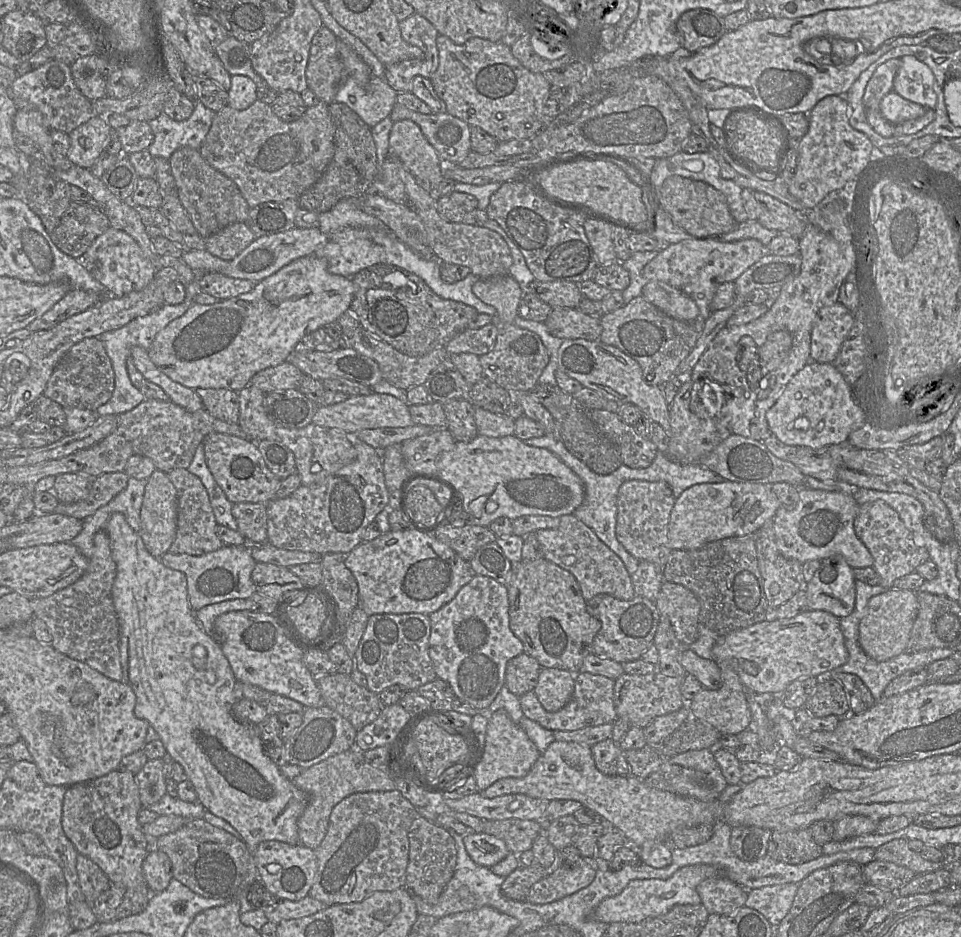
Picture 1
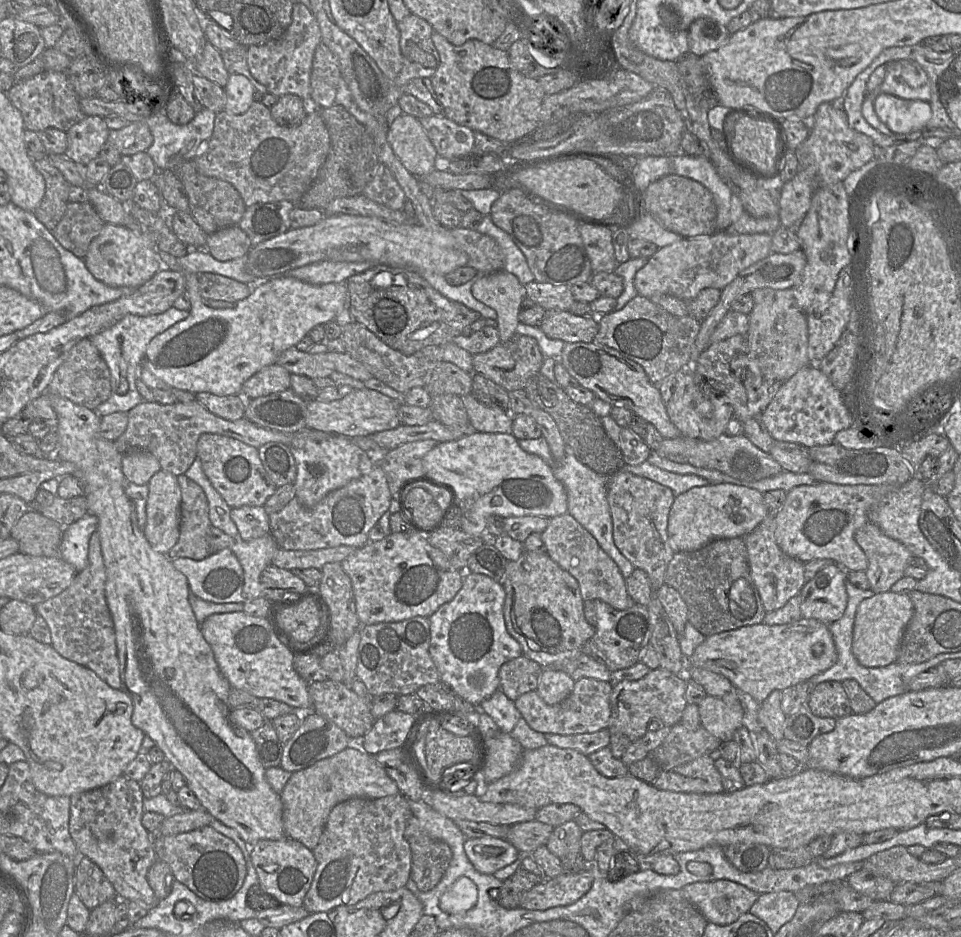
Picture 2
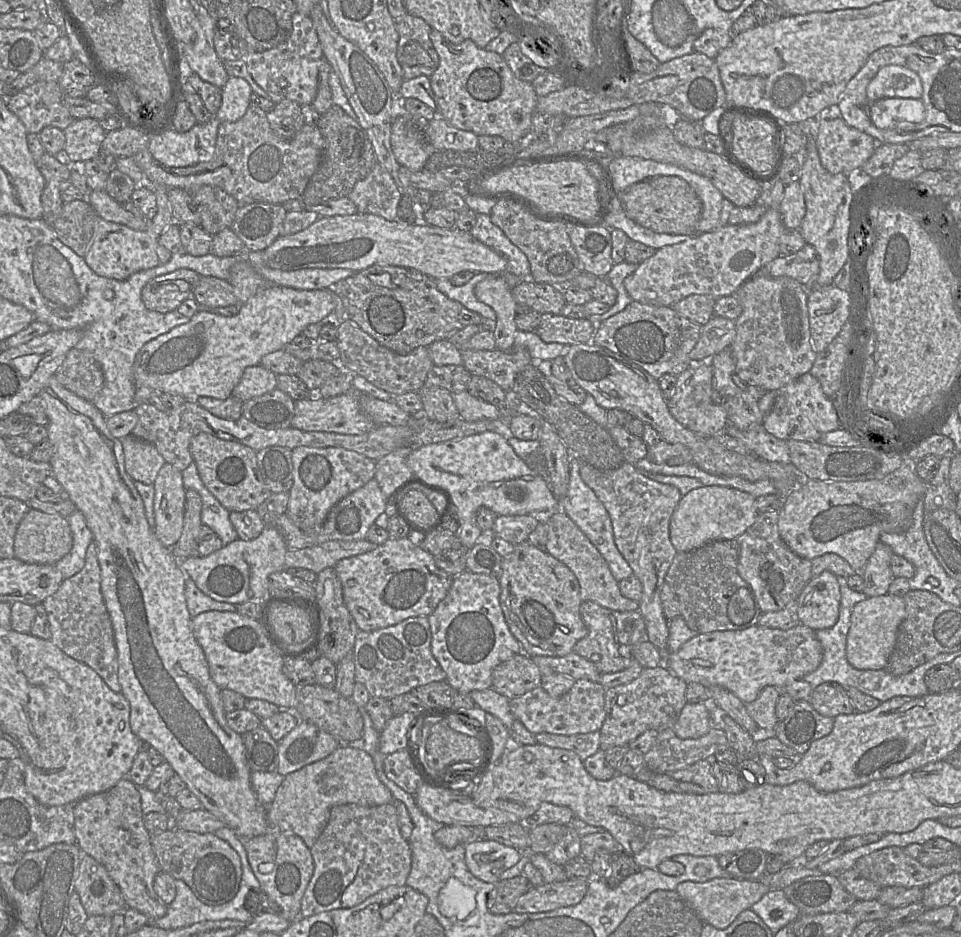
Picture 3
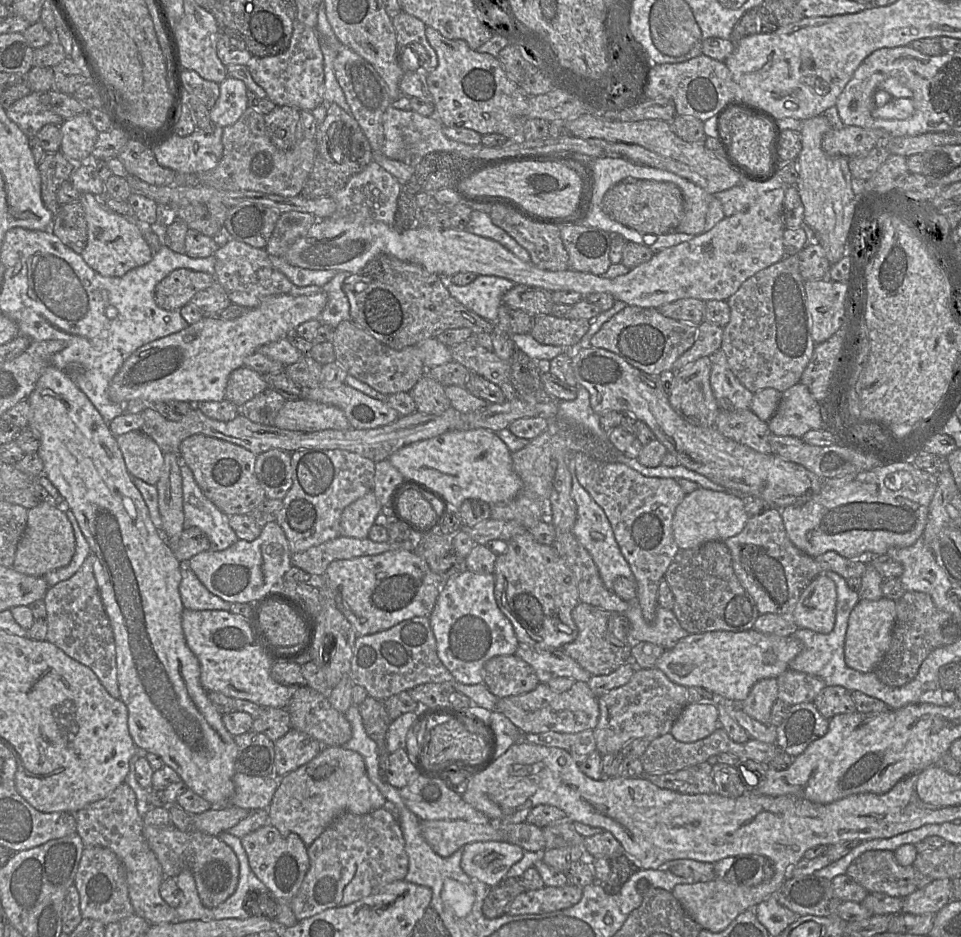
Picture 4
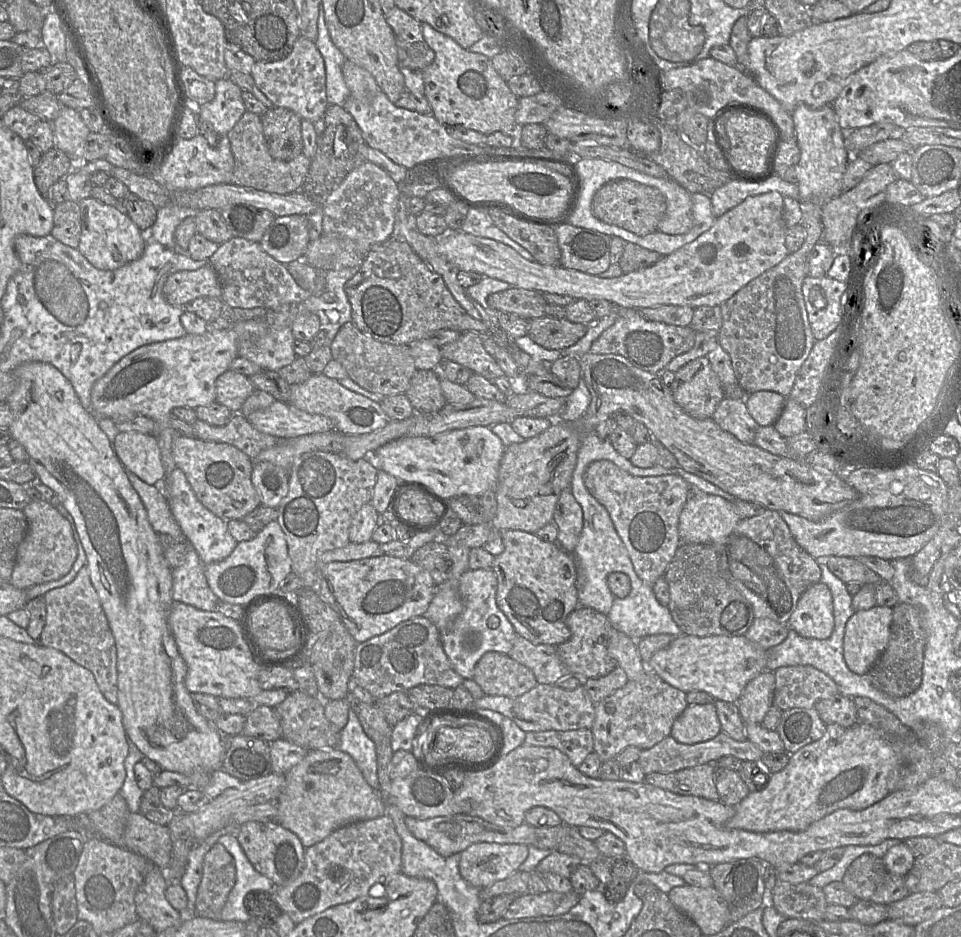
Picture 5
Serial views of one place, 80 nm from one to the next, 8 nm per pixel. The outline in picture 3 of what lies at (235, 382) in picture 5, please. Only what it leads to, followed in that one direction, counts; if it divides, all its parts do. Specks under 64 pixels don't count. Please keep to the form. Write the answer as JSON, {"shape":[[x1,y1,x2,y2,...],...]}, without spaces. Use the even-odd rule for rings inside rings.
{"shape":[[261,365,244,369,240,381,234,387,231,396,243,402,262,396,277,386,277,376]]}

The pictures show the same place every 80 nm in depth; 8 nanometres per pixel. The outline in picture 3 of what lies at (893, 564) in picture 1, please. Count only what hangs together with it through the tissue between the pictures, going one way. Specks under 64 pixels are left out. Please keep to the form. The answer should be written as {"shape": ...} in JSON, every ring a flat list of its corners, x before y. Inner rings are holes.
{"shape":[[879,541,873,554,868,559,862,573,864,579,863,593,868,597,882,596,888,593,894,579,890,560,894,555,892,549]]}

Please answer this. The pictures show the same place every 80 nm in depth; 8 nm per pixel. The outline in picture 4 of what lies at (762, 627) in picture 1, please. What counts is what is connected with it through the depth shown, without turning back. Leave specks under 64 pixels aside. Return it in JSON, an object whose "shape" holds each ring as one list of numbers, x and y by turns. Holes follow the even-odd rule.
{"shape":[[754,629,741,632,711,631,689,634,682,638,674,647,663,652,654,667,660,669,674,683,687,688,702,687,714,693,719,699,729,699,740,704,757,681,764,678,777,678,788,670,790,661,801,652,802,648,802,642,793,635,782,637,764,634]]}

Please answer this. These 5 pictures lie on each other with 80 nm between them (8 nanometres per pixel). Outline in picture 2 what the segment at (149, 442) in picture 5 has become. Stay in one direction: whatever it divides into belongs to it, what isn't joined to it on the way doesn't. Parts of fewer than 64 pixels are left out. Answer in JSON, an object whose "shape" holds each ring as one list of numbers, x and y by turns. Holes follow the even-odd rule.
{"shape":[[134,450,123,454,122,470,127,482,147,485,160,469,158,459,149,452]]}

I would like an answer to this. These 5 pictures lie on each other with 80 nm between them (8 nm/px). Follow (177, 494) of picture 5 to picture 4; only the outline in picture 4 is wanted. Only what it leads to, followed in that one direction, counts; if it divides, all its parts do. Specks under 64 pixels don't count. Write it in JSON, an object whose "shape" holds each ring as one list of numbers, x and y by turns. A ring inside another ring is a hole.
{"shape":[[181,462,183,480,183,508,185,528,198,527,209,538,212,551,223,551,238,541,229,524,229,517,223,513,202,492,192,470]]}

